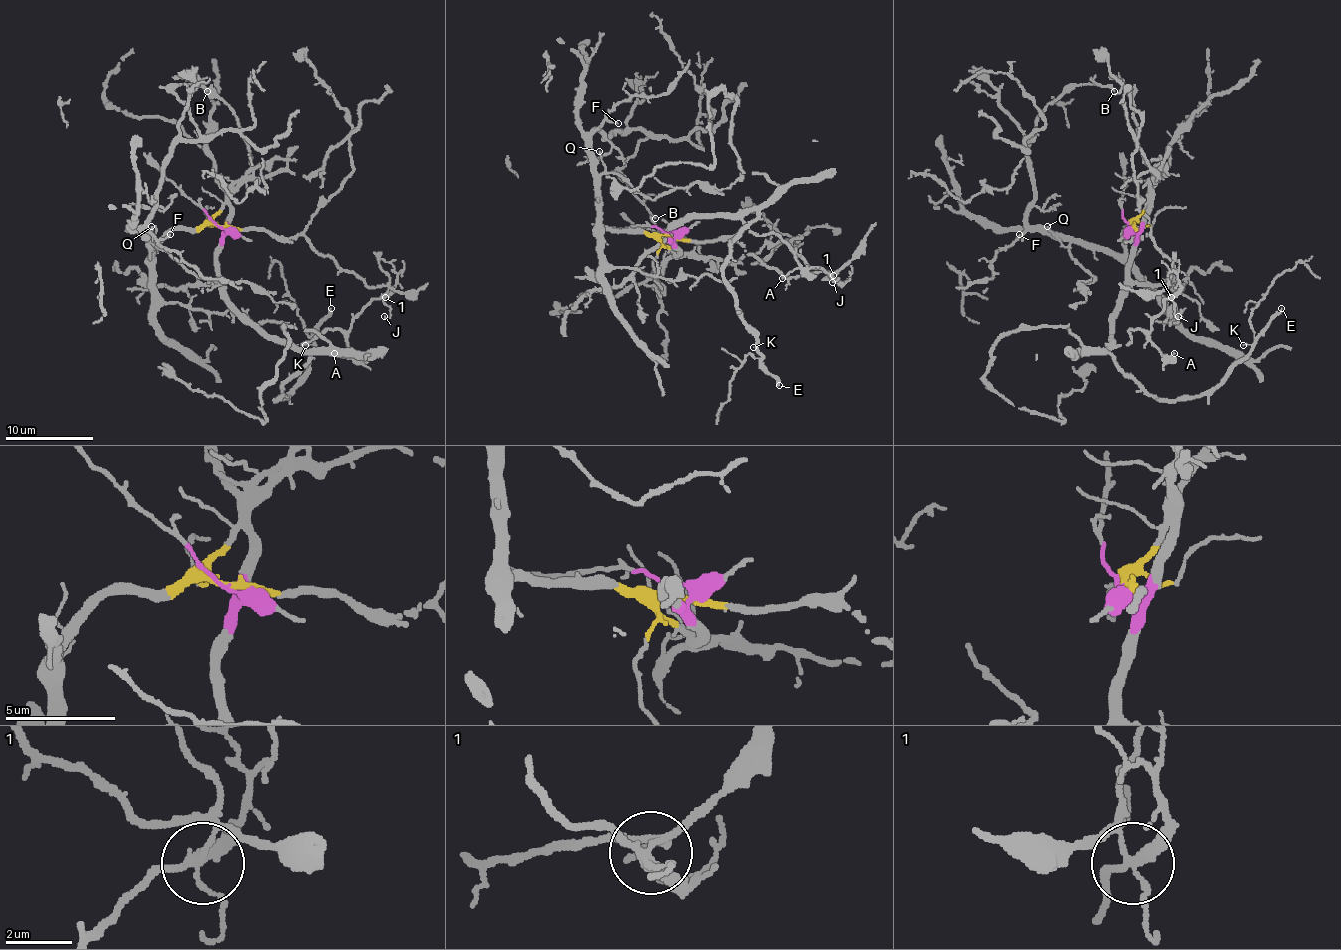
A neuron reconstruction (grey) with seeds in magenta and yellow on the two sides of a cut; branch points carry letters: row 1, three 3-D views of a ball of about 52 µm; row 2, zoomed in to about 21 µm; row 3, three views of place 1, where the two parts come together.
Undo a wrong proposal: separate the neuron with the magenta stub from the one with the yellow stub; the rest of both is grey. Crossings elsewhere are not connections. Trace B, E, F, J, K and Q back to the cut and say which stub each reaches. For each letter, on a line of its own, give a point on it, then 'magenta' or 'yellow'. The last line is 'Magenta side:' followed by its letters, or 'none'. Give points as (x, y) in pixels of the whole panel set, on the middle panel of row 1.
B: place (655, 218); yellow
E: place (779, 385); magenta
F: place (618, 123); yellow
J: place (832, 282); yellow
K: place (753, 347); magenta
Q: place (599, 151); yellow
Magenta side: E, K

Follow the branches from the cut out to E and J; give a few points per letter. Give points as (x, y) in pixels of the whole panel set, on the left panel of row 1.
E: (219, 227), (219, 291), (269, 335), (307, 350), (309, 361), (276, 401), (307, 368), (313, 328), (331, 308)
J: (219, 227), (267, 229), (287, 238), (302, 236), (368, 286), (388, 289), (384, 302), (391, 315), (384, 315)

